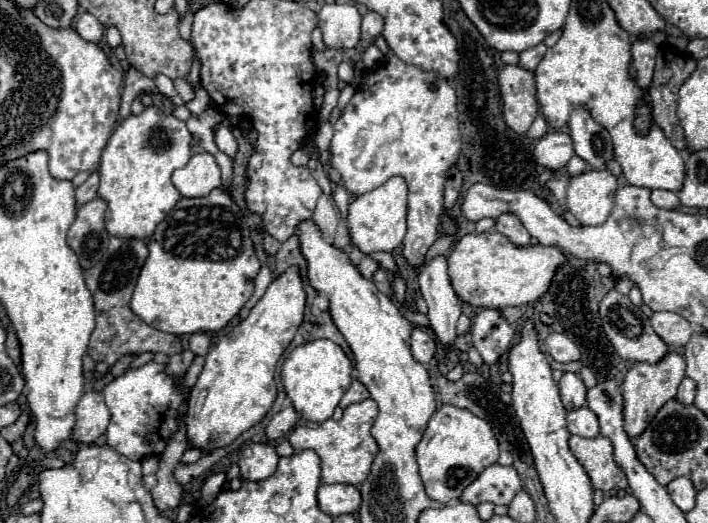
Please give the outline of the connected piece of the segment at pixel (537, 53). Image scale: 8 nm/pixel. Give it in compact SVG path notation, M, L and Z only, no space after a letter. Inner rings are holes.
M540 43L528 51L522 51L520 53L520 67L522 69L528 69L528 71L534 71L534 67L538 67L538 63L542 61L542 55L546 53L546 45Z

